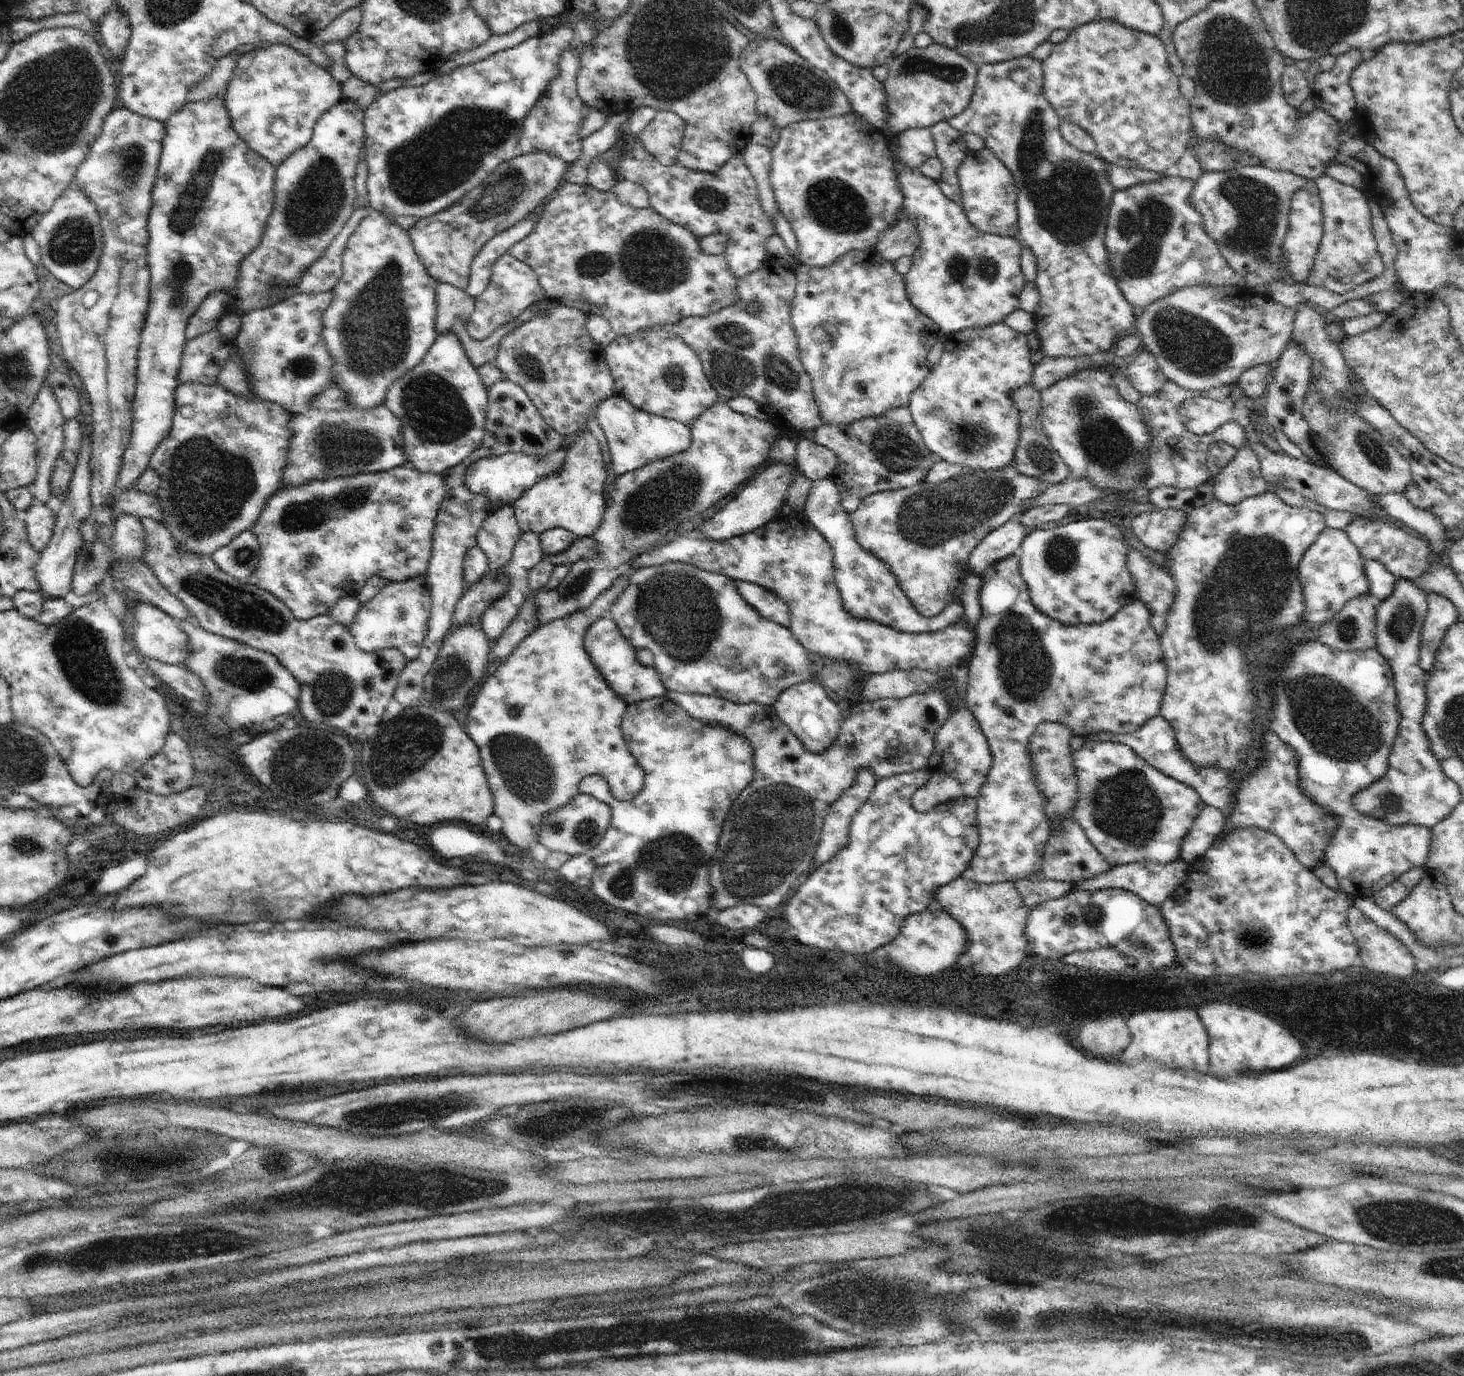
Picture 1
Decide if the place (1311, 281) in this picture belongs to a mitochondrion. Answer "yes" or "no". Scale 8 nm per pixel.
no

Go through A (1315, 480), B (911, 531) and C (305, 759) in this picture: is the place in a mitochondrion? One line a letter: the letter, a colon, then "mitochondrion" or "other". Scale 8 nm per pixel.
A: other
B: mitochondrion
C: mitochondrion

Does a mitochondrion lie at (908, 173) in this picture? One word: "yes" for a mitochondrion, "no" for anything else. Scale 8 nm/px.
no

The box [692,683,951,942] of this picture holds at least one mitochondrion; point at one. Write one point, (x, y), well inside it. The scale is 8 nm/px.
(770, 839)

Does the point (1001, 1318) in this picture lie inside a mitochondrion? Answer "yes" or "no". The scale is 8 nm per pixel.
yes

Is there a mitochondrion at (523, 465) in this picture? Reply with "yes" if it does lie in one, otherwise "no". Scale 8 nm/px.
no

